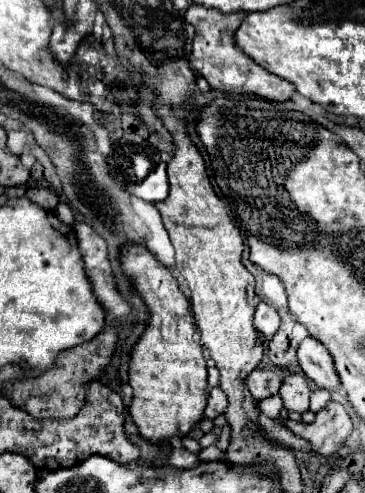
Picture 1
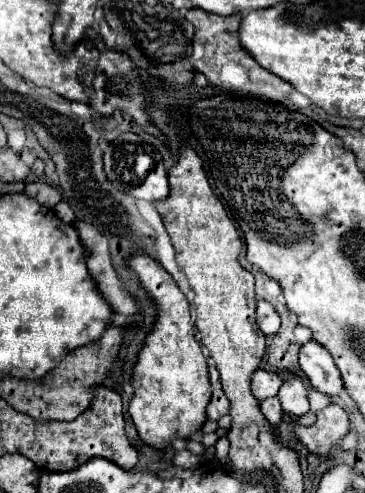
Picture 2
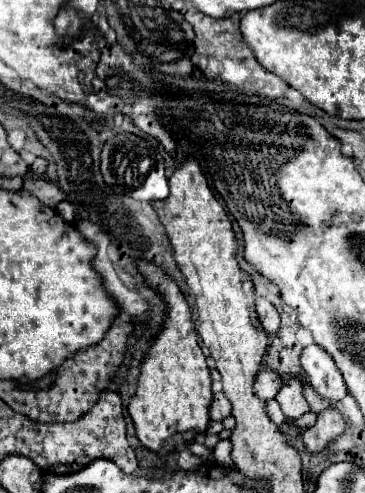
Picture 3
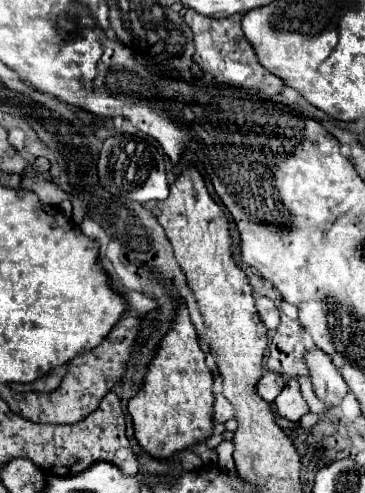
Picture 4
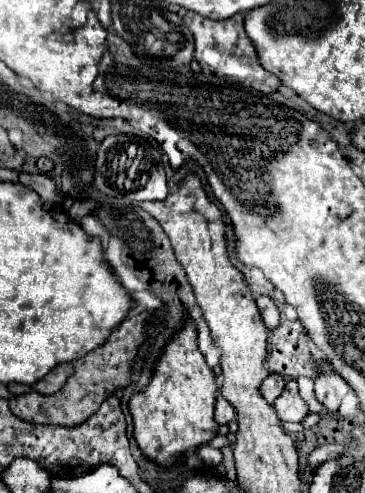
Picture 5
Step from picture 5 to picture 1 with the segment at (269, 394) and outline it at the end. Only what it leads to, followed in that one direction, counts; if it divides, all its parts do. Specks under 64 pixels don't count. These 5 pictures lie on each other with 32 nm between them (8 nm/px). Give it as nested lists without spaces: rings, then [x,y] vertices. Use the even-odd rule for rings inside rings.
[[[256,368],[250,376],[248,376],[248,390],[252,392],[252,396],[260,402],[268,396],[278,394],[278,388],[282,384],[282,376],[278,372],[268,372],[268,370],[260,370]]]

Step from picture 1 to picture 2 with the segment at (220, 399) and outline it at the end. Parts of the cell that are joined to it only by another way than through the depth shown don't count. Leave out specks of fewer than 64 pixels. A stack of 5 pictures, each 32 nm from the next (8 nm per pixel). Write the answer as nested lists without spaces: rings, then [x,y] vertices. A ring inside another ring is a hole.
[[[214,390],[212,392],[212,400],[208,404],[208,420],[220,420],[222,416],[228,414],[228,398],[224,396],[222,390]]]

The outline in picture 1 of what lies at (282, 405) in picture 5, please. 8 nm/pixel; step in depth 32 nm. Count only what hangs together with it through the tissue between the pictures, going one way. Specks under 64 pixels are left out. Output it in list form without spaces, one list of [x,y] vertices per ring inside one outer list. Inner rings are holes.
[[[288,374],[280,386],[280,398],[288,412],[304,414],[308,410],[310,386],[302,374]]]

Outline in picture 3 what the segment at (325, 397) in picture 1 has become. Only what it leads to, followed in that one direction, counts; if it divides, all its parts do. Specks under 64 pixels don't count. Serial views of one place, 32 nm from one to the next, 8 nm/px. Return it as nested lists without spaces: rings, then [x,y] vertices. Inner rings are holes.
[[[304,380],[302,384],[304,384],[304,396],[306,396],[306,402],[310,404],[310,410],[312,410],[312,412],[316,412],[316,414],[318,414],[318,412],[322,412],[326,406],[330,406],[330,404],[328,404],[328,400],[320,398],[320,396],[314,392],[314,388],[310,386],[310,382],[306,382],[306,380]]]

